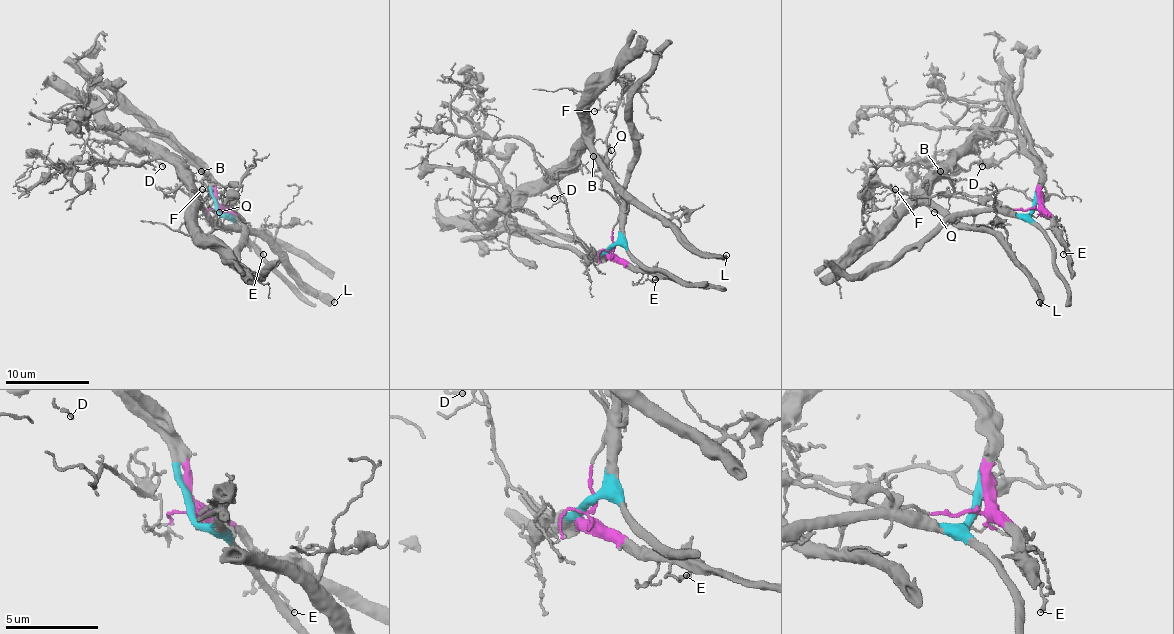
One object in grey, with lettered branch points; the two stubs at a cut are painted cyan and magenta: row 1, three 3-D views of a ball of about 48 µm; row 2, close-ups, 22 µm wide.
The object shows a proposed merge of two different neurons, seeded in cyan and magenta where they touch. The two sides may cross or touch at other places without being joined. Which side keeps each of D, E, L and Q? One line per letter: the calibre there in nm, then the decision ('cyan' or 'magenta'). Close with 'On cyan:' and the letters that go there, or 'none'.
D: 120 nm thick; cyan
E: 150 nm thick; magenta
L: 600 nm thick; cyan
Q: 110 nm thick; magenta
On cyan: D, L

